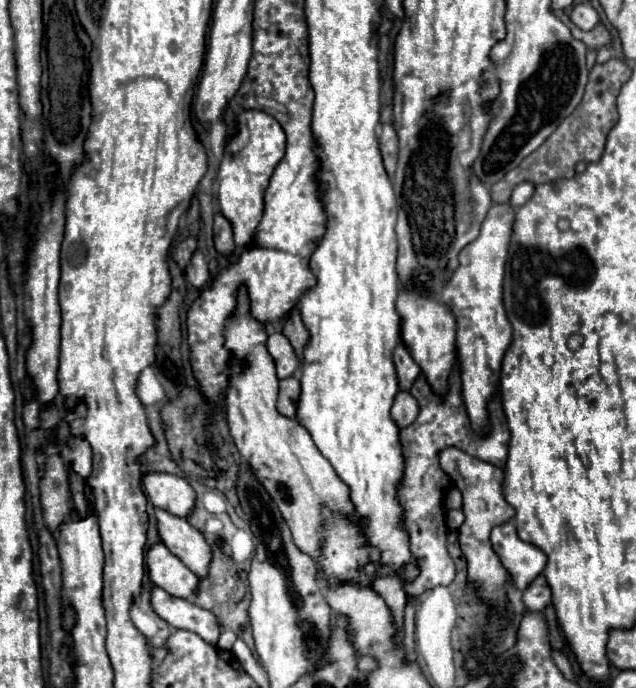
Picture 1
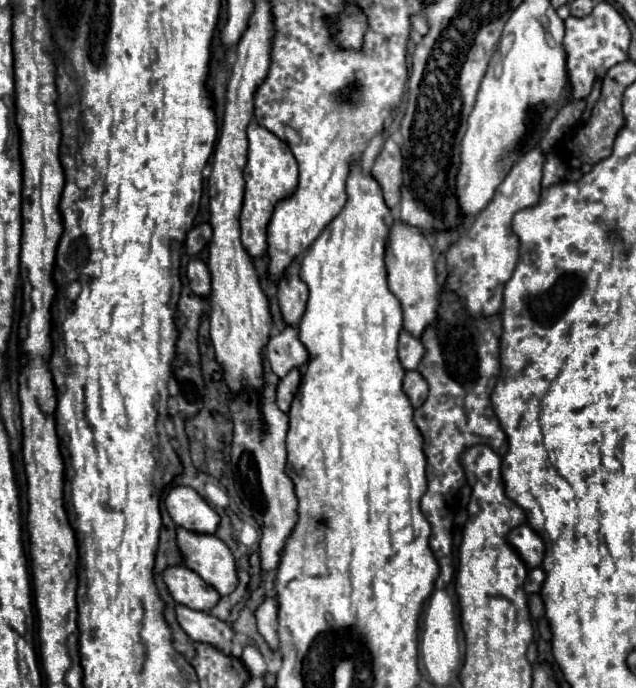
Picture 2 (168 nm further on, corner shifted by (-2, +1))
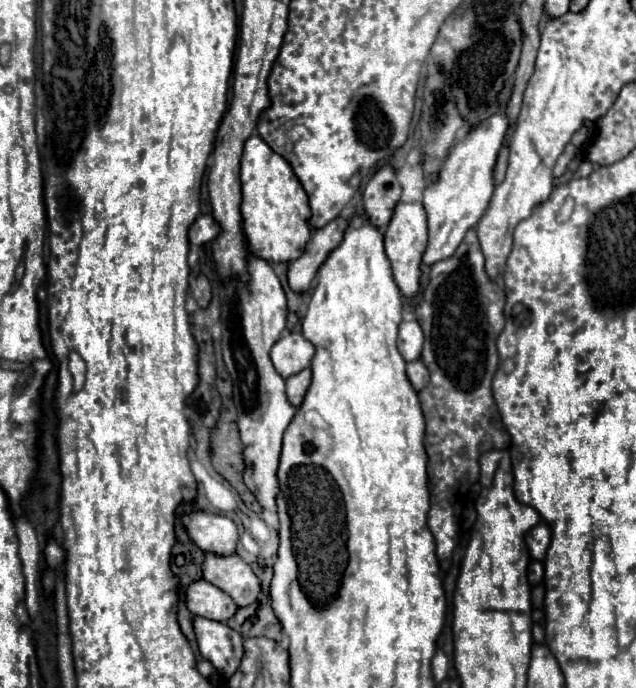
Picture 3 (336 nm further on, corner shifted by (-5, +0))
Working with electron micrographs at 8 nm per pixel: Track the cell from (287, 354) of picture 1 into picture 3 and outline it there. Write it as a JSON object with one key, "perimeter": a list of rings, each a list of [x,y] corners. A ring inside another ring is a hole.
{"perimeter":[[[291,332],[273,346],[271,360],[279,376],[287,380],[289,376],[295,376],[303,368],[307,368],[313,354],[315,354],[315,346],[309,340],[305,340],[303,334]]]}

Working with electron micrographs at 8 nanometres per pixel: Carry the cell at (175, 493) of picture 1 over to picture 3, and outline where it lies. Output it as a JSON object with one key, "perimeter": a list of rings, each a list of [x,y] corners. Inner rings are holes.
{"perimeter":[[[195,510],[195,512],[189,512],[183,516],[183,524],[185,524],[191,540],[203,552],[211,552],[217,556],[235,554],[239,532],[231,518]]]}

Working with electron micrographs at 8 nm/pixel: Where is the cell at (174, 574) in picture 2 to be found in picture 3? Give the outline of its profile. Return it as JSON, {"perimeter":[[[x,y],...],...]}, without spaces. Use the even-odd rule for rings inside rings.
{"perimeter":[[[197,580],[187,588],[187,608],[193,616],[203,616],[217,622],[227,622],[239,610],[229,594],[207,580]]]}

